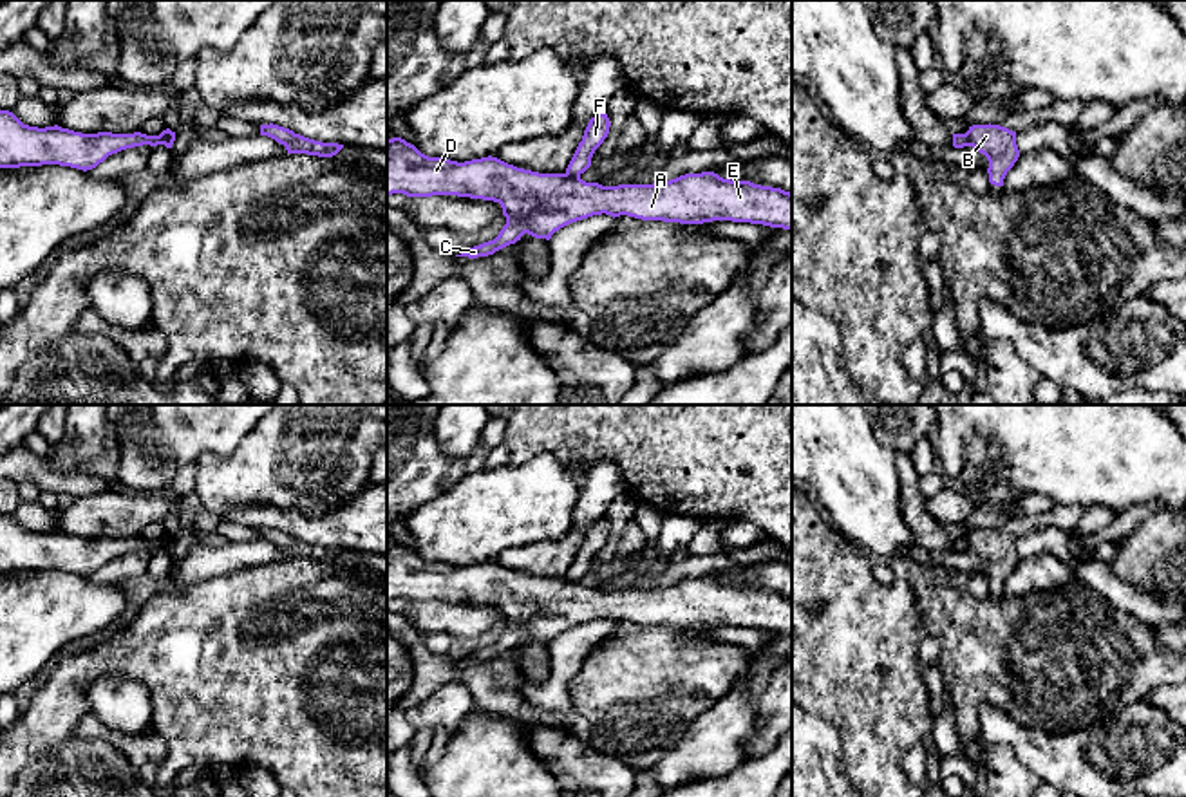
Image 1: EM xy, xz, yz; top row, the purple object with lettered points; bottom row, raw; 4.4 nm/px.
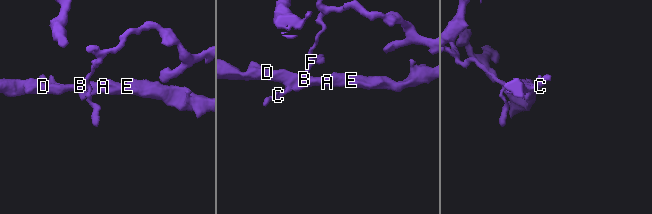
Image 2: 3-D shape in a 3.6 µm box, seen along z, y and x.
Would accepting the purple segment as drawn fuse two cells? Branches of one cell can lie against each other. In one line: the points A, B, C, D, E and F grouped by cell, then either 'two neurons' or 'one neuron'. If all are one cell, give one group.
A B C D E / F | two neurons

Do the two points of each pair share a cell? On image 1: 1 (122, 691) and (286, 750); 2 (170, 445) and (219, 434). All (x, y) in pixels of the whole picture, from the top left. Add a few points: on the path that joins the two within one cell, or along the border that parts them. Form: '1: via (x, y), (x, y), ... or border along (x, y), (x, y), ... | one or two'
1: border along (120, 675), (132, 676), (149, 689), (152, 729) | two
2: via (183, 434), (207, 434) | one

